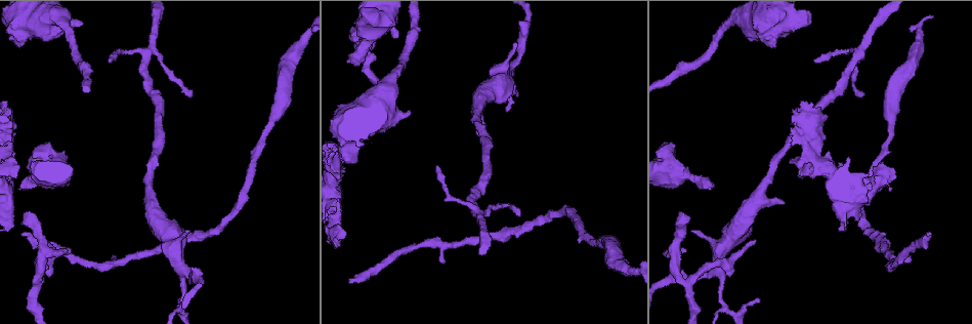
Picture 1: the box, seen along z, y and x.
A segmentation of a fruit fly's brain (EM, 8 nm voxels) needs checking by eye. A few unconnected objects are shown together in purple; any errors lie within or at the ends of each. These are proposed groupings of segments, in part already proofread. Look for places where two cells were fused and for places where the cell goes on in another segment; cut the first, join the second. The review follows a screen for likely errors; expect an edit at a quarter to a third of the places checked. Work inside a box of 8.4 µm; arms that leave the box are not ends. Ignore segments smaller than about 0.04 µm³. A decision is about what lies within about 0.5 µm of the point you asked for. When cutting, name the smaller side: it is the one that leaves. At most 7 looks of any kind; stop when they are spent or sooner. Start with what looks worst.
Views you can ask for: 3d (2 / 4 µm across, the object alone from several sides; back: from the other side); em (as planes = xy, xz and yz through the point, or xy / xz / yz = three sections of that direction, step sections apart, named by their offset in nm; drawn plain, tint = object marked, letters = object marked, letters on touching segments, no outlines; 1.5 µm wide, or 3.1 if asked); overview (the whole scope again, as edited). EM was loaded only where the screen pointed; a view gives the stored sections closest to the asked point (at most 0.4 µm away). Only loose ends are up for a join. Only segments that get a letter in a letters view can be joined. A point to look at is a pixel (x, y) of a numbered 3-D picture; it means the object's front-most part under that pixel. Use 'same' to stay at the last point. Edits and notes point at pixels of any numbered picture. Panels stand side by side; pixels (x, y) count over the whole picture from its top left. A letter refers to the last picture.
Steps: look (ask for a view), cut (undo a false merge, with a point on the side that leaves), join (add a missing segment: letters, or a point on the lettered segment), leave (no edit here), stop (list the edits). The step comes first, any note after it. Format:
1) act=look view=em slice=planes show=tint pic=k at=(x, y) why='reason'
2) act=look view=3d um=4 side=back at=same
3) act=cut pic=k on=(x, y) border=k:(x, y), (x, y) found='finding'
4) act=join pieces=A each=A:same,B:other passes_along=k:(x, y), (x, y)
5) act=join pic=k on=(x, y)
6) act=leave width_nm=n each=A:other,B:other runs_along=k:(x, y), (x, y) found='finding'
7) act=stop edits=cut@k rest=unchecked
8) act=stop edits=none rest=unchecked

act=look view=3d um=2 side=back pic=1 at=(755, 241) why='an open end'

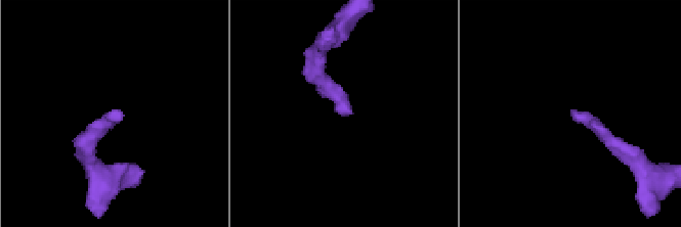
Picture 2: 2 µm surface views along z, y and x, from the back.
act=look view=em slice=planes show=plain pic=2 at=(572, 116) why='shape alone is not enough'

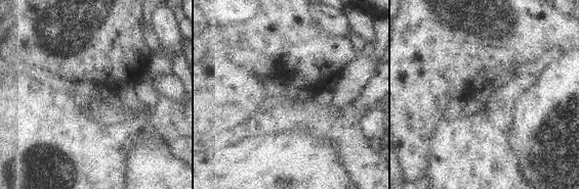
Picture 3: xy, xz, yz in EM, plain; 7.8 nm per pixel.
act=look view=em slice=planes show=letters at=same

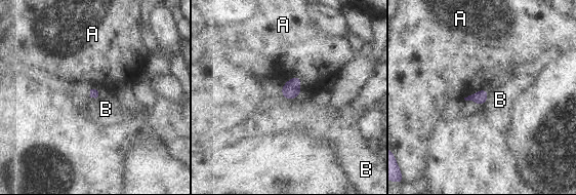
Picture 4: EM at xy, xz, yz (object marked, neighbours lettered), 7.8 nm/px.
act=leave each=A:other,B:other border=4:(89, 89), (91, 98), (98, 95) found='no lettered segment goes on from it'

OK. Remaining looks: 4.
act=look view=3d um=2 pic=1 at=(354, 42) why='an open end'

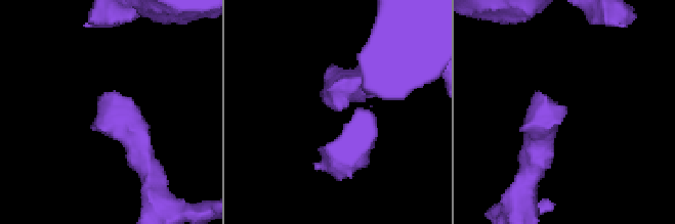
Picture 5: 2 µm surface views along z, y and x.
act=look view=em slice=planes show=letters pic=5 at=(108, 106)

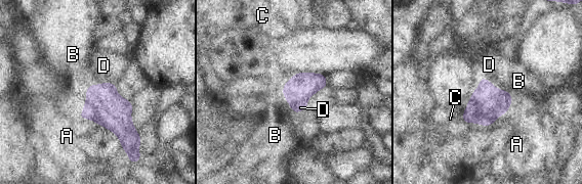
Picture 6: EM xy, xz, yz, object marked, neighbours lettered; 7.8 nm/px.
act=leave each=A:other,B:other,C:other,D:other border=6:(116, 83), (102, 82), (89, 85) found='none of them fits'

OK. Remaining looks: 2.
act=look view=3d um=2 side=back pic=1 at=(517, 215)

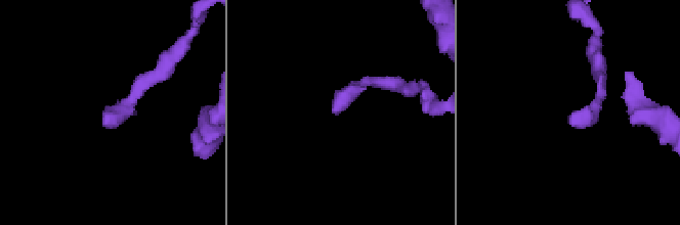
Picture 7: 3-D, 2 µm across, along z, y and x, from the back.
act=look view=em slice=planes show=letters pic=7 at=(569, 122) why='now the EM'

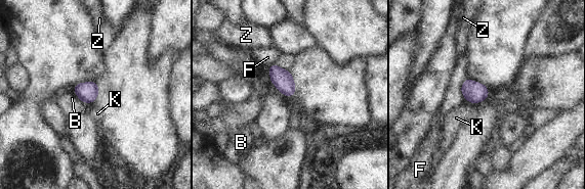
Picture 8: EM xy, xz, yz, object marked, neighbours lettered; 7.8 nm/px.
act=leave longest_contact=K:90nm each=B:other,F:other,K:other,Z:other border=8:(466, 100), (476, 104) found='none of them fits'

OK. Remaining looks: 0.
act=stop edits=none rest=unchecked

